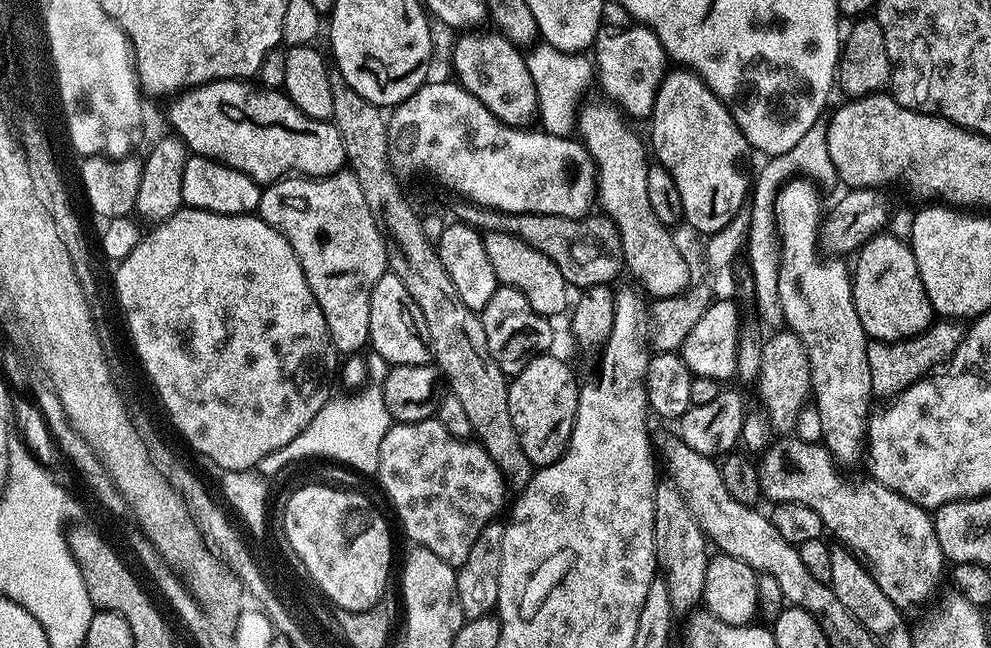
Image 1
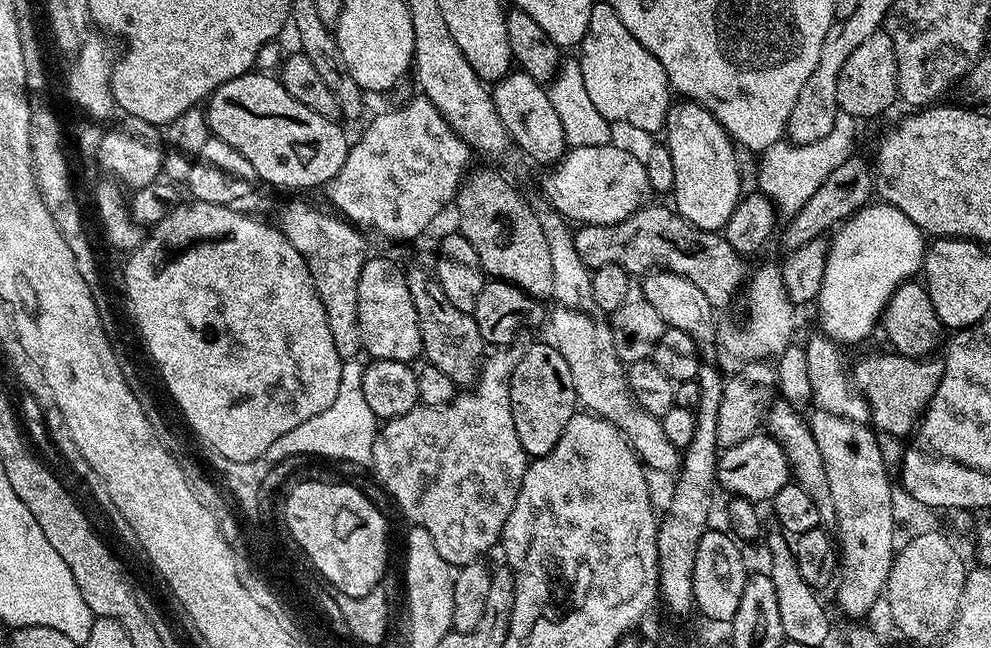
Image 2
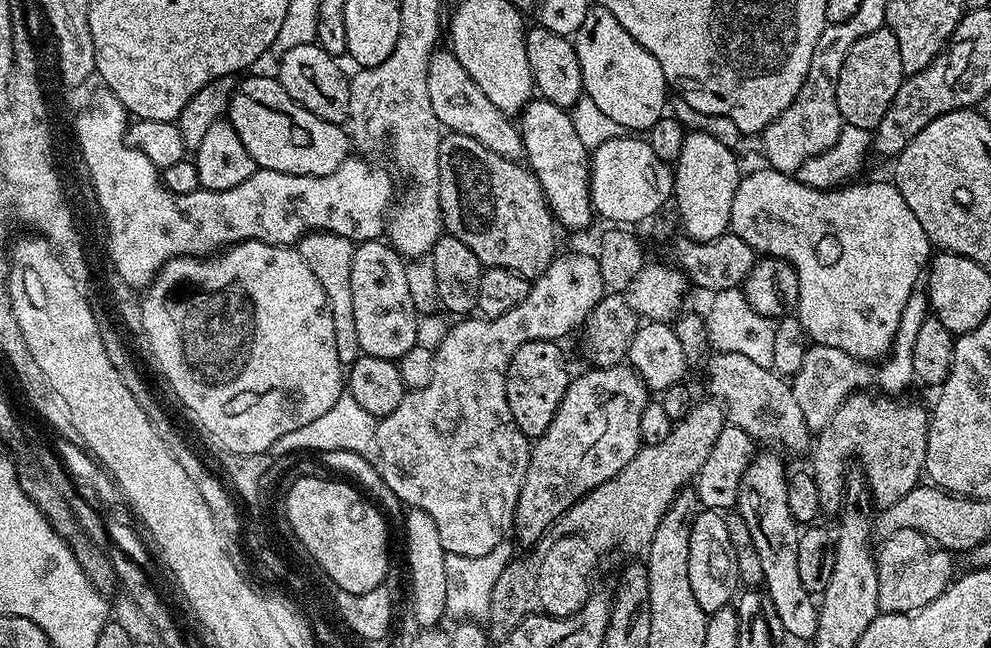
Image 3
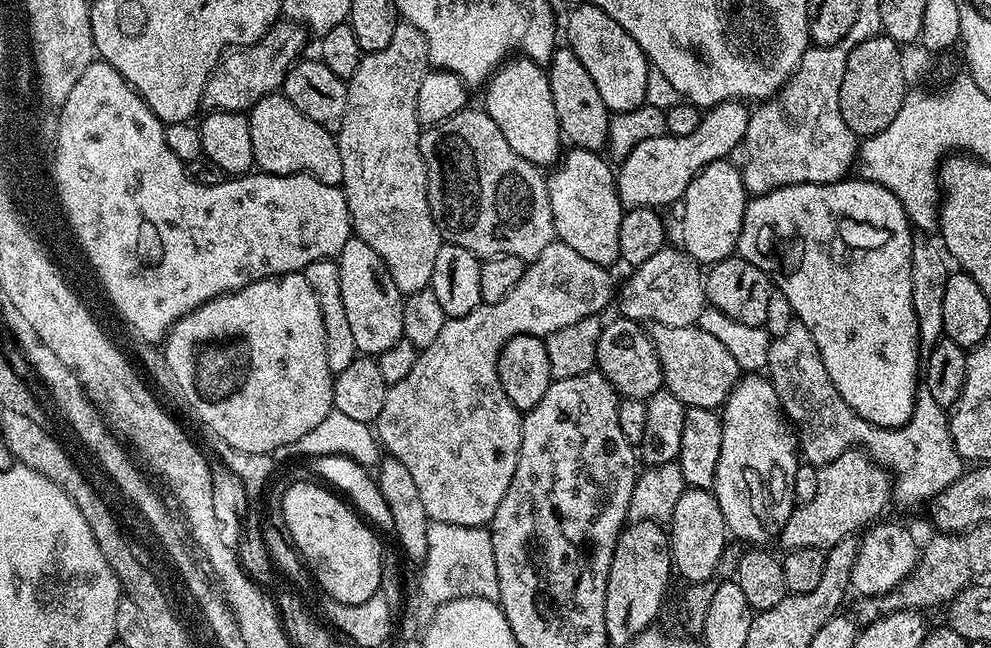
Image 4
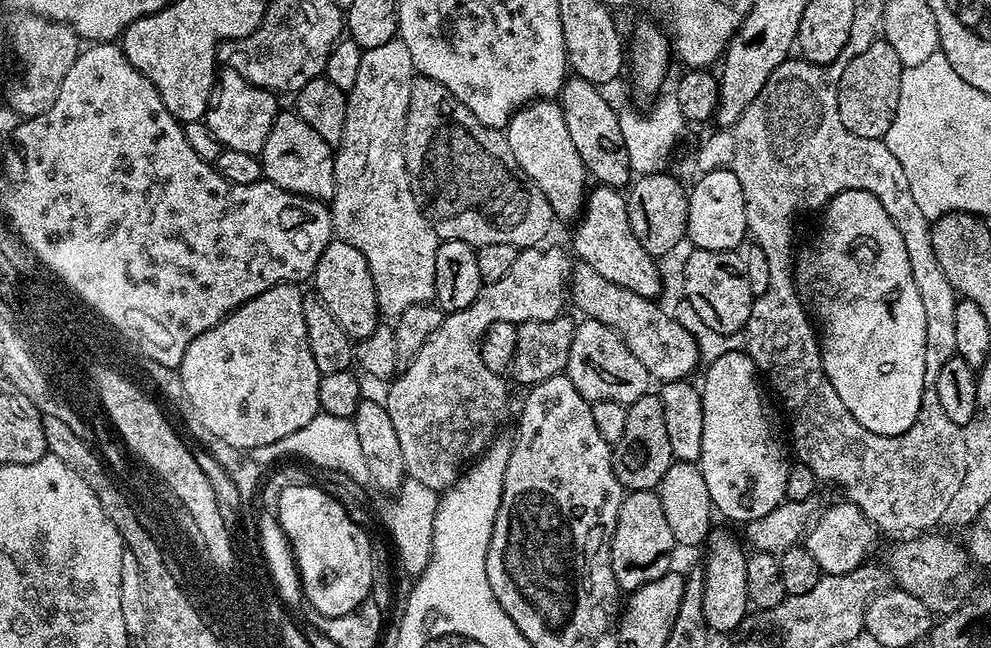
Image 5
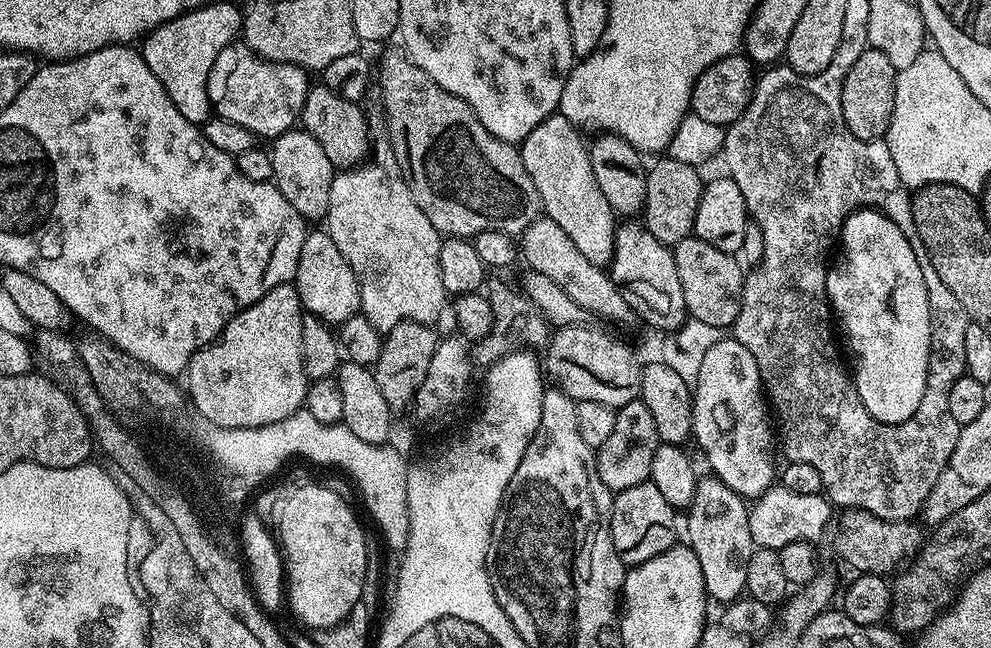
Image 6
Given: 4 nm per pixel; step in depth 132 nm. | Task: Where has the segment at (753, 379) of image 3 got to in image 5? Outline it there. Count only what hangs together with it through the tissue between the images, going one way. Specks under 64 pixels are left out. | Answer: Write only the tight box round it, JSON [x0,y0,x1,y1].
[570,263,700,382]

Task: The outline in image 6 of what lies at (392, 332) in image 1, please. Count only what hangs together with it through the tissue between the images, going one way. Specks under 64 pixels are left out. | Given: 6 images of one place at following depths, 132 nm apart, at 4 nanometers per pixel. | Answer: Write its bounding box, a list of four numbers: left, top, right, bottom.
[294,230,361,326]

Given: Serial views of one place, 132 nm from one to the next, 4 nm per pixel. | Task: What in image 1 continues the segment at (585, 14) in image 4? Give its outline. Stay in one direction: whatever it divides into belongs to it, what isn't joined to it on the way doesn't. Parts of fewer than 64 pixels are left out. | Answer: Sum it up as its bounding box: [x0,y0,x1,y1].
[594,2,666,117]

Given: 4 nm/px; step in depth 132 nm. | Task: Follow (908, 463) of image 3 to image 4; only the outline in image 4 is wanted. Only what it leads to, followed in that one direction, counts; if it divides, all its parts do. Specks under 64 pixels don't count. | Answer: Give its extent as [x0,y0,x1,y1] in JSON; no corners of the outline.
[778,448,893,550]

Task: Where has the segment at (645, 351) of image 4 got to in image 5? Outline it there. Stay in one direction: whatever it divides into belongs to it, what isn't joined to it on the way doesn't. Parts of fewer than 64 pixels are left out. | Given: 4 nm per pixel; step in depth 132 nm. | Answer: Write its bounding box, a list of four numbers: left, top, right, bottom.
[566,319,650,406]

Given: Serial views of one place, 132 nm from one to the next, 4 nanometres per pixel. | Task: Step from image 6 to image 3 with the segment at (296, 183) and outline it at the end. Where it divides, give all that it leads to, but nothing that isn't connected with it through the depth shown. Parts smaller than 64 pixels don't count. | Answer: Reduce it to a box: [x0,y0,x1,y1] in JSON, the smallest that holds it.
[226,76,350,176]

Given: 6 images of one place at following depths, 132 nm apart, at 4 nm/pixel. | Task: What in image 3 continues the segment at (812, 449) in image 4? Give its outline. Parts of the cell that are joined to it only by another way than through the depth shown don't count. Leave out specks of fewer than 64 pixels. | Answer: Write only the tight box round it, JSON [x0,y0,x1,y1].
[790,343,872,434]

